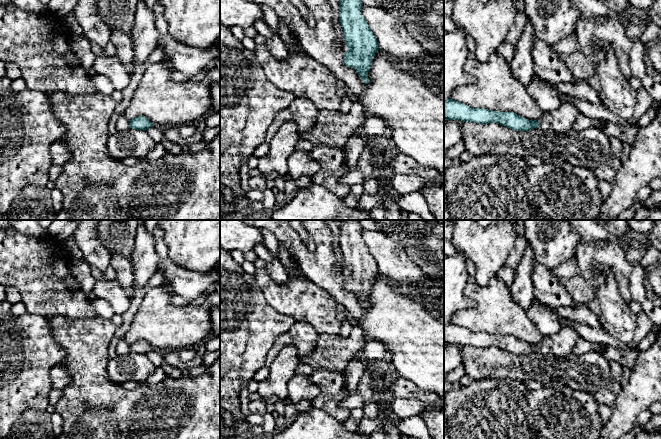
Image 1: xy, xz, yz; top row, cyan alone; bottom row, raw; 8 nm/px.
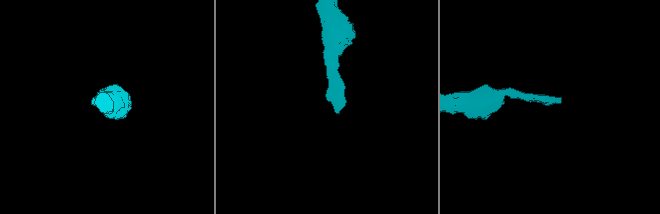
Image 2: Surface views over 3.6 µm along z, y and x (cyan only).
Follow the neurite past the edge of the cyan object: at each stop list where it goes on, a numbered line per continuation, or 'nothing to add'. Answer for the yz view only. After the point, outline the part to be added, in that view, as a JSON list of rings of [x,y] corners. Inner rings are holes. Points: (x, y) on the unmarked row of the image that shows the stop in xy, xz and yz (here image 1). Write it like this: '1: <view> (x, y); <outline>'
1: yz (560, 344); [[[564,327],[559,332],[551,335],[544,335],[537,343],[539,351],[545,355],[567,357],[572,354],[573,347],[580,338],[574,328]]]

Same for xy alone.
1: xy (122, 347); [[[123,339],[117,341],[116,343],[116,351],[118,354],[126,354],[130,352],[129,347],[130,345],[127,344]]]

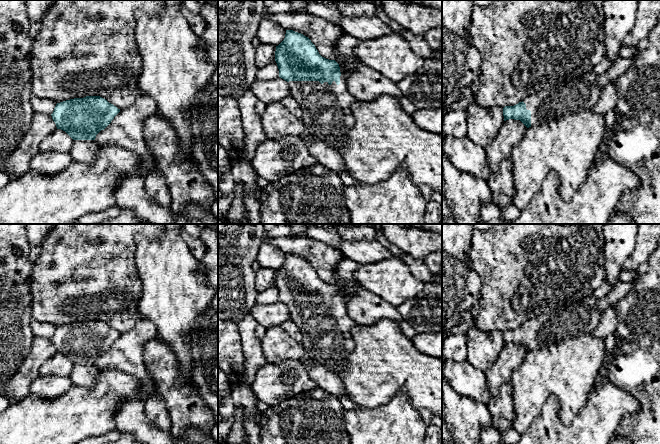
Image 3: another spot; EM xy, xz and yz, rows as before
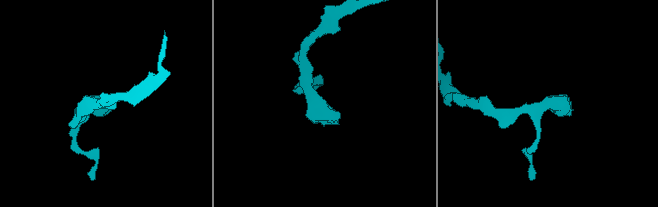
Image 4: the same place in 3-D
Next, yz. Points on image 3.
1: yz (582, 316); [[[587,295],[582,299],[571,300],[564,306],[534,316],[523,323],[526,333],[531,335],[531,350],[552,346],[568,338],[592,333],[599,325],[602,312],[597,307],[597,299]]]

